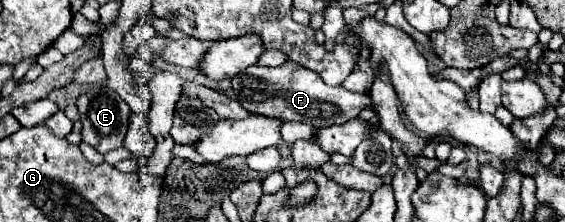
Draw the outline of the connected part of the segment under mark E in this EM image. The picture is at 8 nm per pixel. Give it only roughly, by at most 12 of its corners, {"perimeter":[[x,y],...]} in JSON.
{"perimeter":[[106,87],[80,95],[82,139],[122,147],[132,109]]}

